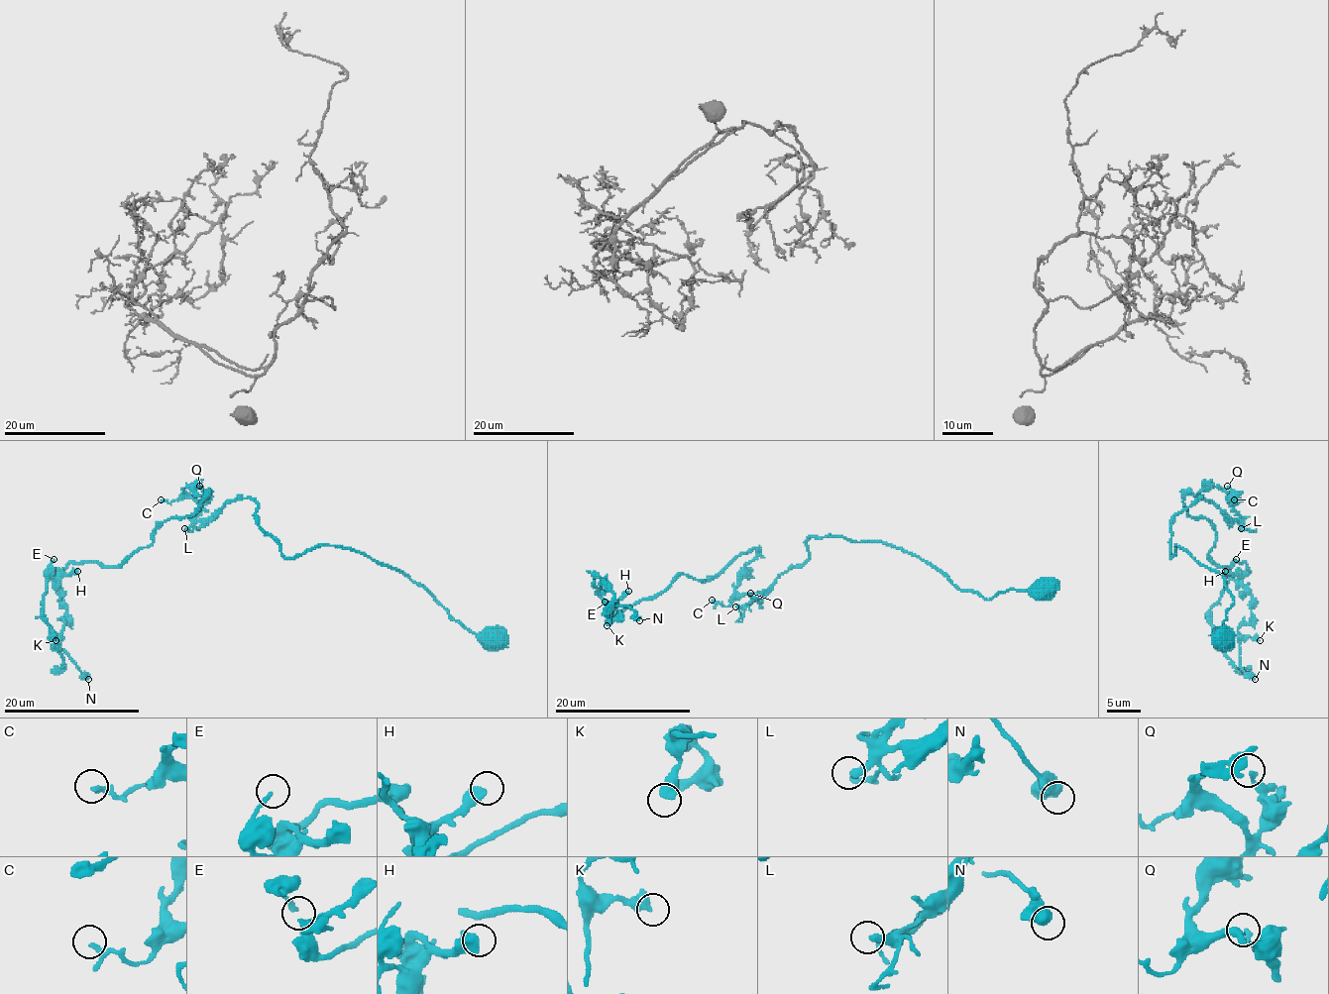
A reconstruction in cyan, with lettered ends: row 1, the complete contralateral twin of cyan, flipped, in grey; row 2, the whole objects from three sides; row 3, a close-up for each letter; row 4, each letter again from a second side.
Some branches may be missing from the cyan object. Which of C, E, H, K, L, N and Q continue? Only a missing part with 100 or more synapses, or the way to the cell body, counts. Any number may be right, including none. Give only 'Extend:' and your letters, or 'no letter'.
Extend: L

